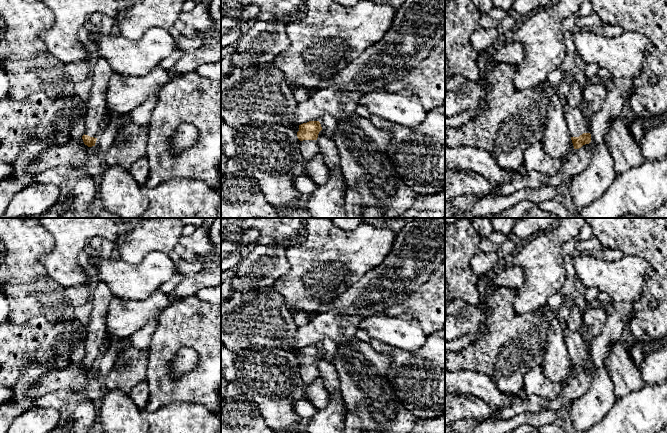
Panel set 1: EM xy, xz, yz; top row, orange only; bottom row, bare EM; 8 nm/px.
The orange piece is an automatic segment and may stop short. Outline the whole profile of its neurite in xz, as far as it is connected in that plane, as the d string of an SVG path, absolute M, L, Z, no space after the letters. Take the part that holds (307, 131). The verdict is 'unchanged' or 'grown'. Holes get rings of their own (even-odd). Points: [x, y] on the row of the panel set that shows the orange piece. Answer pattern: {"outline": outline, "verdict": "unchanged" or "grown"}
{"outline": "M309 121L299 125L297 137L300 141L303 140L317 140L319 132L322 130L319 121Z", "verdict": "unchanged"}

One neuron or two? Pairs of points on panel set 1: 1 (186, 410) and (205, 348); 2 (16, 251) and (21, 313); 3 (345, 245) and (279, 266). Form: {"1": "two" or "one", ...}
{"1": "two", "2": "one", "3": "two"}

